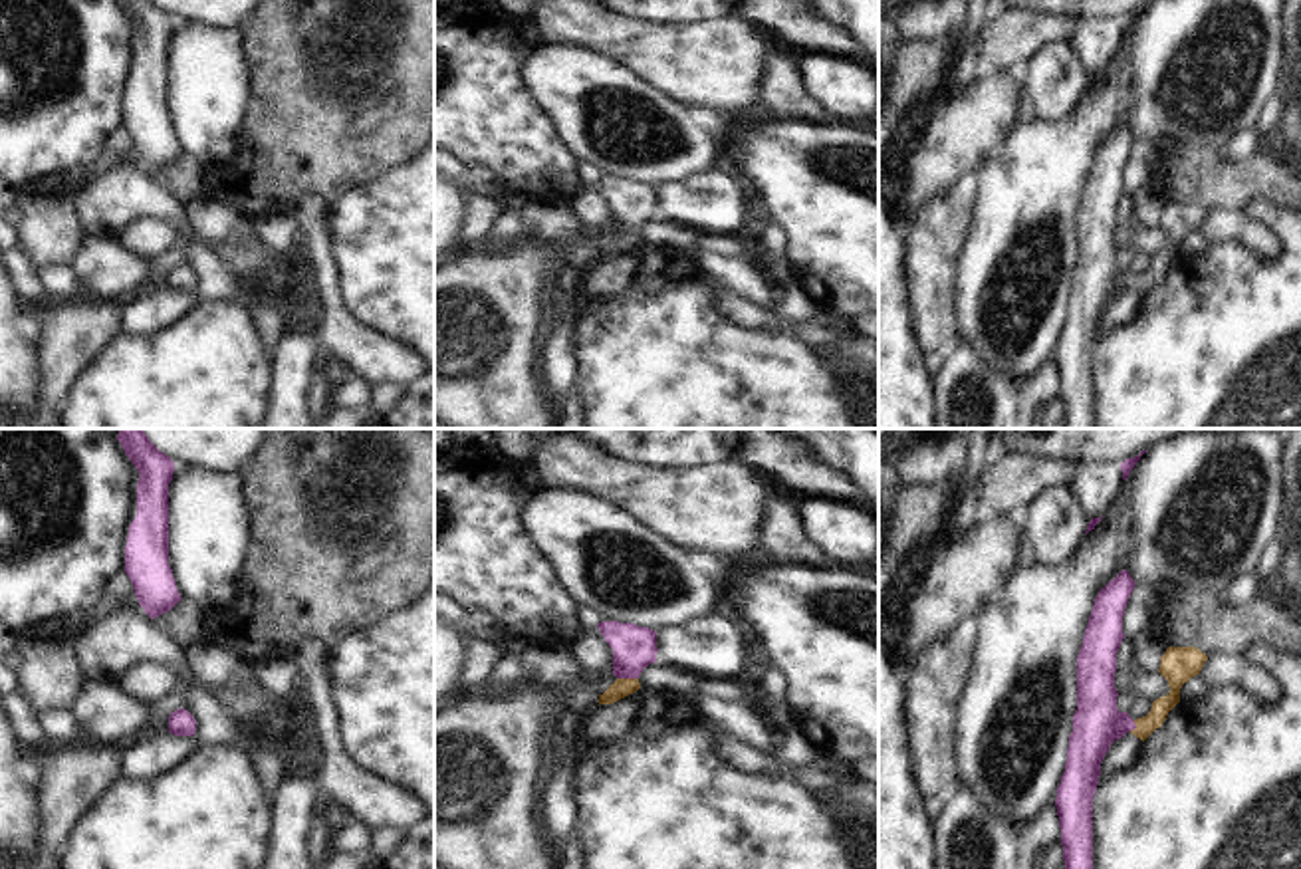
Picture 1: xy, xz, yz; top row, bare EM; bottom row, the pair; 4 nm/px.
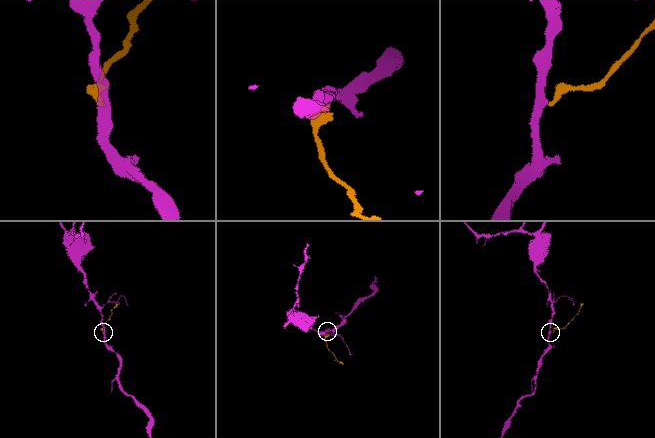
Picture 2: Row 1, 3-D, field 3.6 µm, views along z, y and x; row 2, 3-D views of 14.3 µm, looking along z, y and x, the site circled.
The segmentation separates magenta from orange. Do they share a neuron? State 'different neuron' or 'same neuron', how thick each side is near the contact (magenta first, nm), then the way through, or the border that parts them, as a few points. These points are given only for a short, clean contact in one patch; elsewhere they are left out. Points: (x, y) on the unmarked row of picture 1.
same neuron; calibres 180 and 80 nm; way xz (633, 203), (627, 233), (621, 243)

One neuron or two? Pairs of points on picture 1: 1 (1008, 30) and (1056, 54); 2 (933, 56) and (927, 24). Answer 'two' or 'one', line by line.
1: two
2: two

